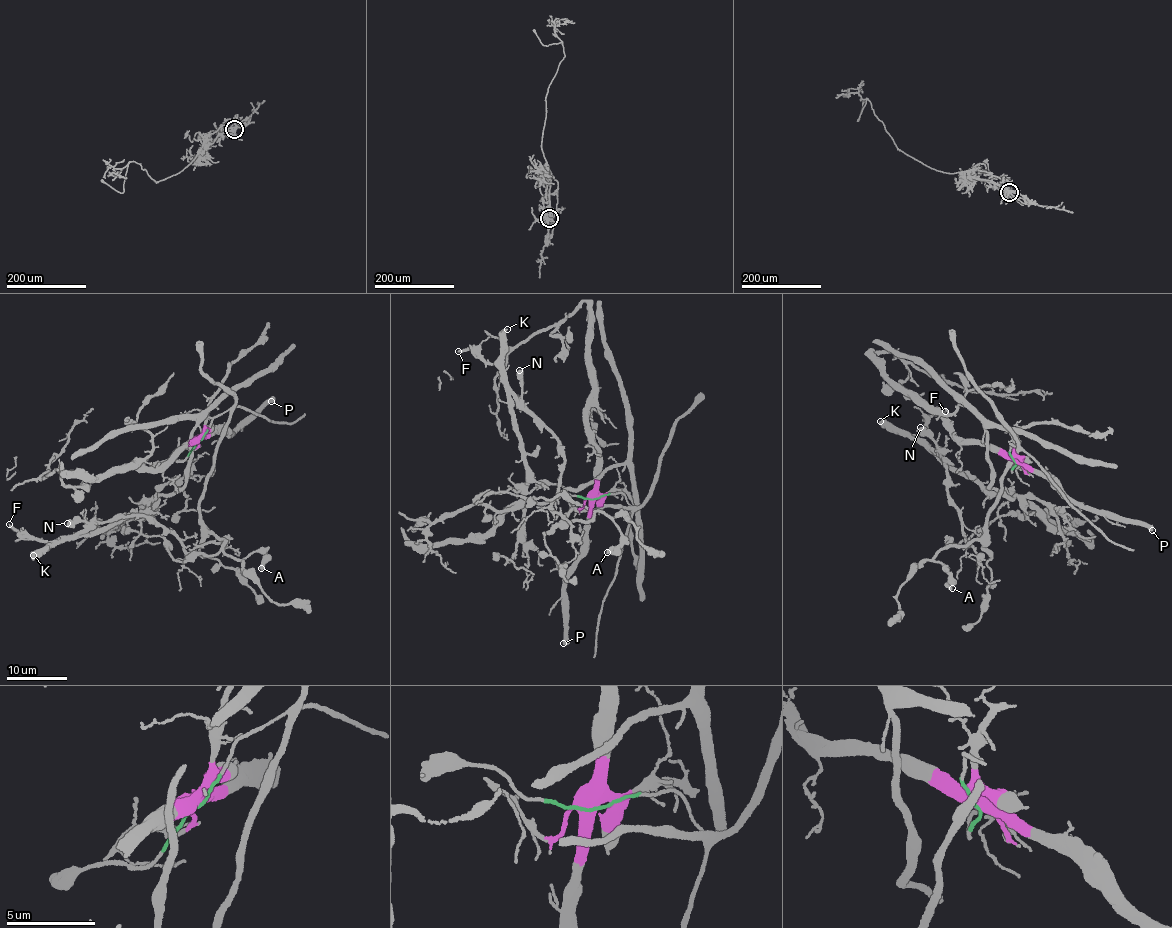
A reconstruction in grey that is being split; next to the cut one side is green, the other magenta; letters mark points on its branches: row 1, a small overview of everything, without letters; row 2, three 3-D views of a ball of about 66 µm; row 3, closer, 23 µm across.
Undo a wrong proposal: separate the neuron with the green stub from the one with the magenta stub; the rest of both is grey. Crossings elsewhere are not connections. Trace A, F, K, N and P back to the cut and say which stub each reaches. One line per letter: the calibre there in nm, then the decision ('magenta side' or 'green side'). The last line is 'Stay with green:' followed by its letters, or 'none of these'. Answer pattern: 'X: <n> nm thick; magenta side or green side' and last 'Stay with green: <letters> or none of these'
A: 460 nm thick; green side
F: 200 nm thick; magenta side
K: 460 nm thick; magenta side
N: 650 nm thick; magenta side
P: 550 nm thick; magenta side
Stay with green: A

